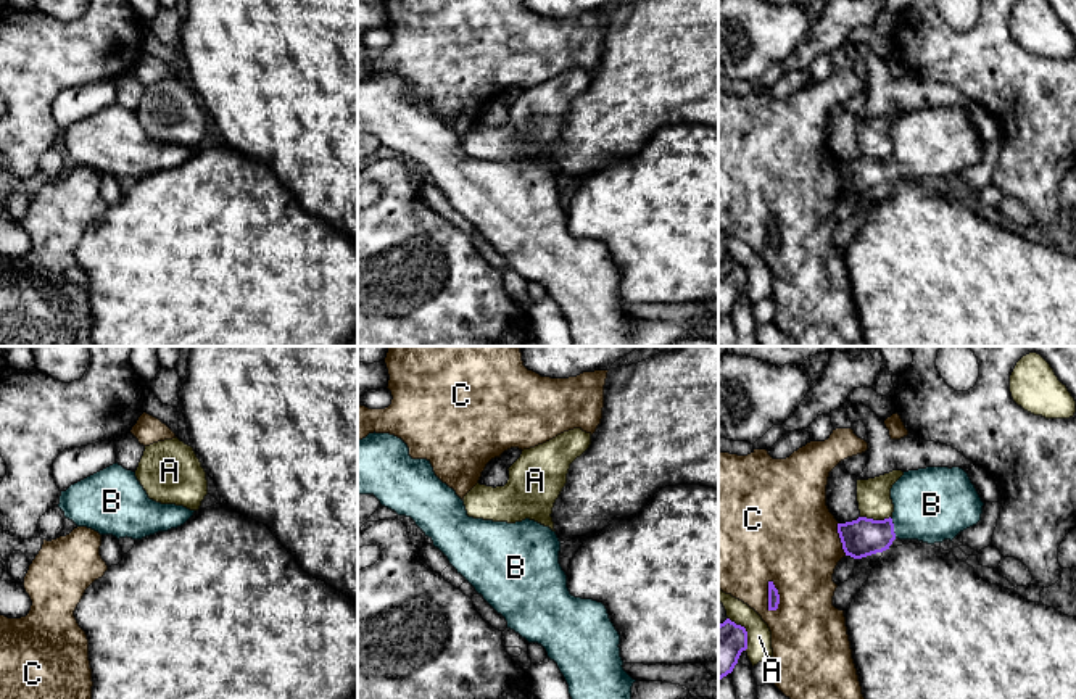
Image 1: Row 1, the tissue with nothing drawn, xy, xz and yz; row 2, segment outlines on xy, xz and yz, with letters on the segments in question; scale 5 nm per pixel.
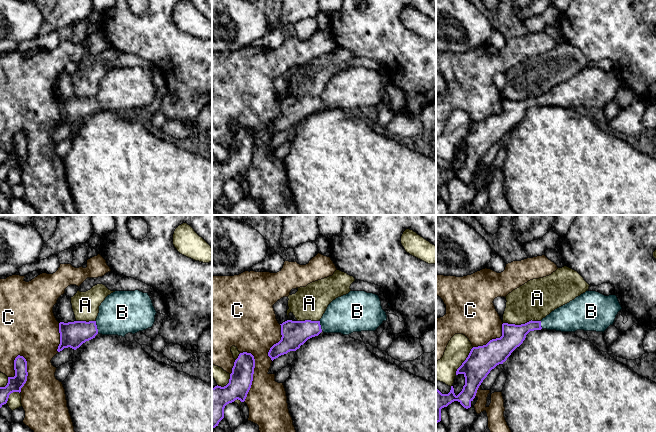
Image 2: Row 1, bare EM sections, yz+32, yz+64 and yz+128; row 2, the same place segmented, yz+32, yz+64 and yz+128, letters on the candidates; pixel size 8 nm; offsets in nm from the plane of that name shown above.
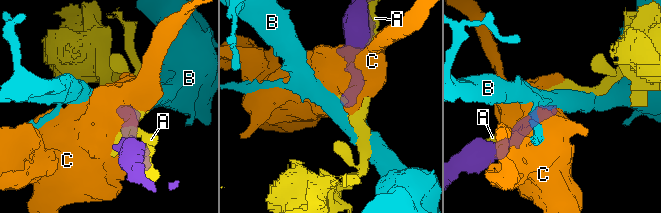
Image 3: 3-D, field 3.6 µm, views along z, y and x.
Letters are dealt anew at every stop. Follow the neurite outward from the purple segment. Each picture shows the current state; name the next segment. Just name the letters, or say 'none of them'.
B

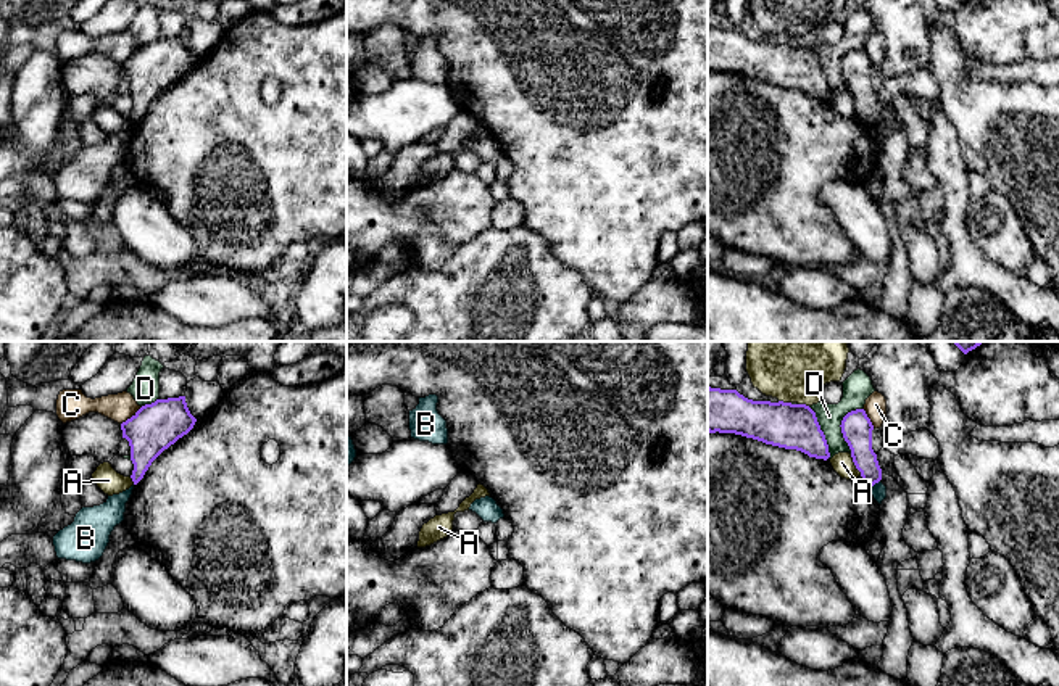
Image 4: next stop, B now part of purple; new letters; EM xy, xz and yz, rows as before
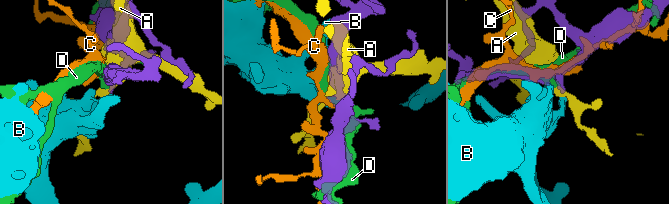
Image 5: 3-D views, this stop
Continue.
none of them

